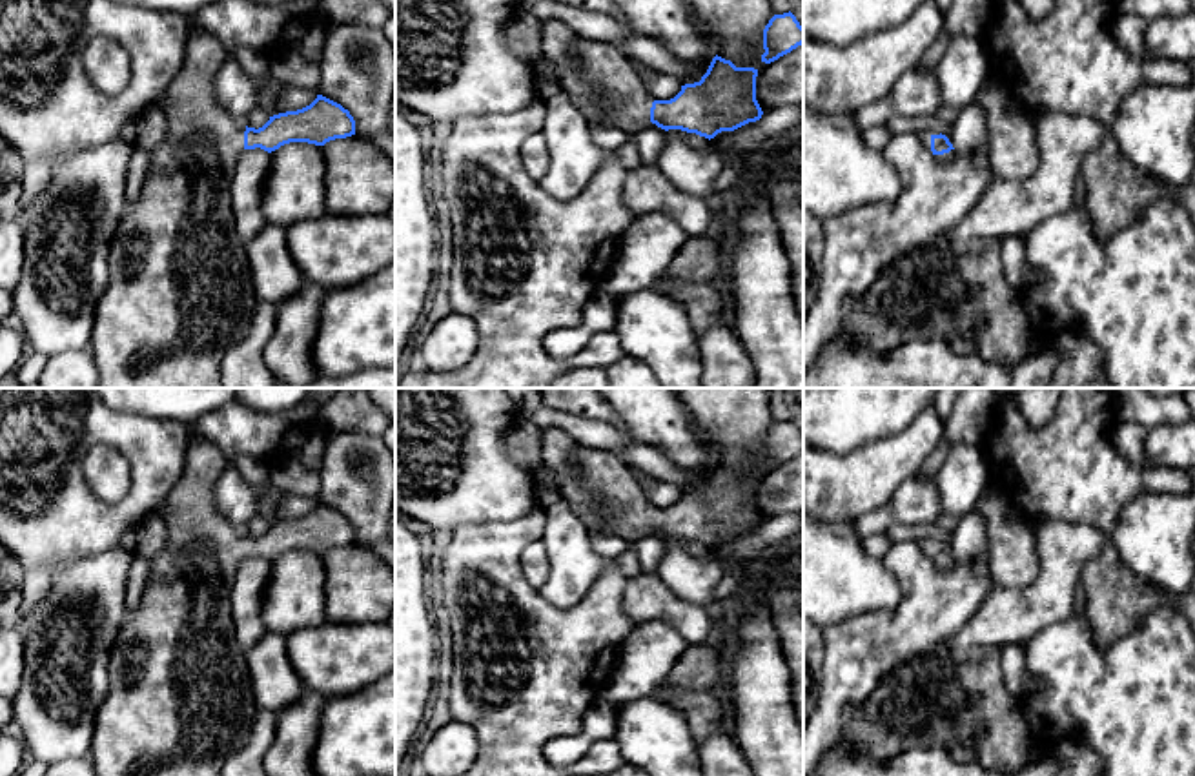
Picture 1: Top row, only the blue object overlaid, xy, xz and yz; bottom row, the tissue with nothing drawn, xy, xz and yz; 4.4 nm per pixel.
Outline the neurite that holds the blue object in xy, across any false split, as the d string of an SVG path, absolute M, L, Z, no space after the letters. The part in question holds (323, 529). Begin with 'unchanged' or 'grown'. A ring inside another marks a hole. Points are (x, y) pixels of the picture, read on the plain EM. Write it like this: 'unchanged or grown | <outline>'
grown | M189 424L182 475L160 516L168 543L148 559L140 605L126 614L109 654L107 694L89 752L97 776L222 776L226 760L246 745L260 710L230 599L240 561L255 556L271 561L290 550L324 554L355 543L350 519L322 503L302 517L270 525L259 537L248 536L215 506L213 488L228 466Z

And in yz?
grown | M927 530L920 539L922 552L935 563L940 572L949 572L955 563L951 539L938 532Z

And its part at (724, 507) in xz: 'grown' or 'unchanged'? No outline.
grown

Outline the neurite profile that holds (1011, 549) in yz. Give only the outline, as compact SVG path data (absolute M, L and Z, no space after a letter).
M984 492L975 510L986 521L987 557L995 585L1004 588L1033 585L1040 572L1033 525L1026 519L1009 519L1002 494Z

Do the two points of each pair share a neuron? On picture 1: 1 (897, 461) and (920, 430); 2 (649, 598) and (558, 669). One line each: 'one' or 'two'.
1: one
2: two

